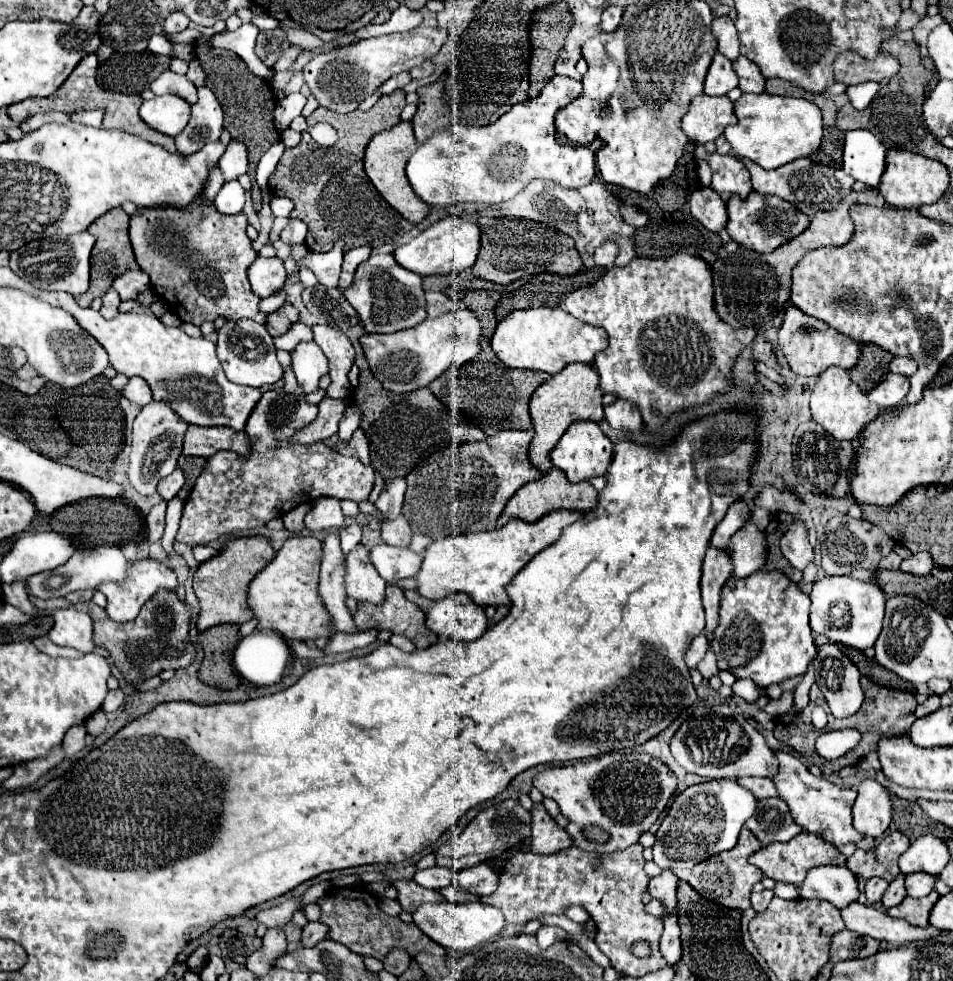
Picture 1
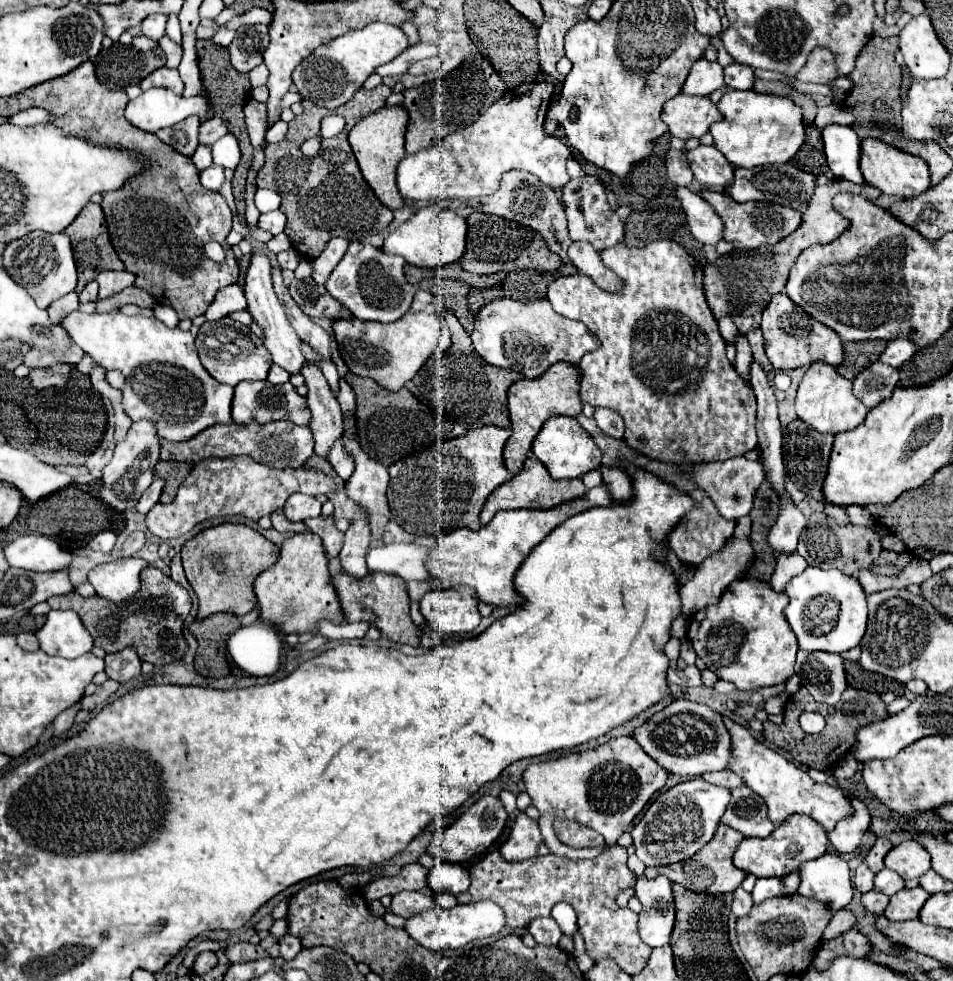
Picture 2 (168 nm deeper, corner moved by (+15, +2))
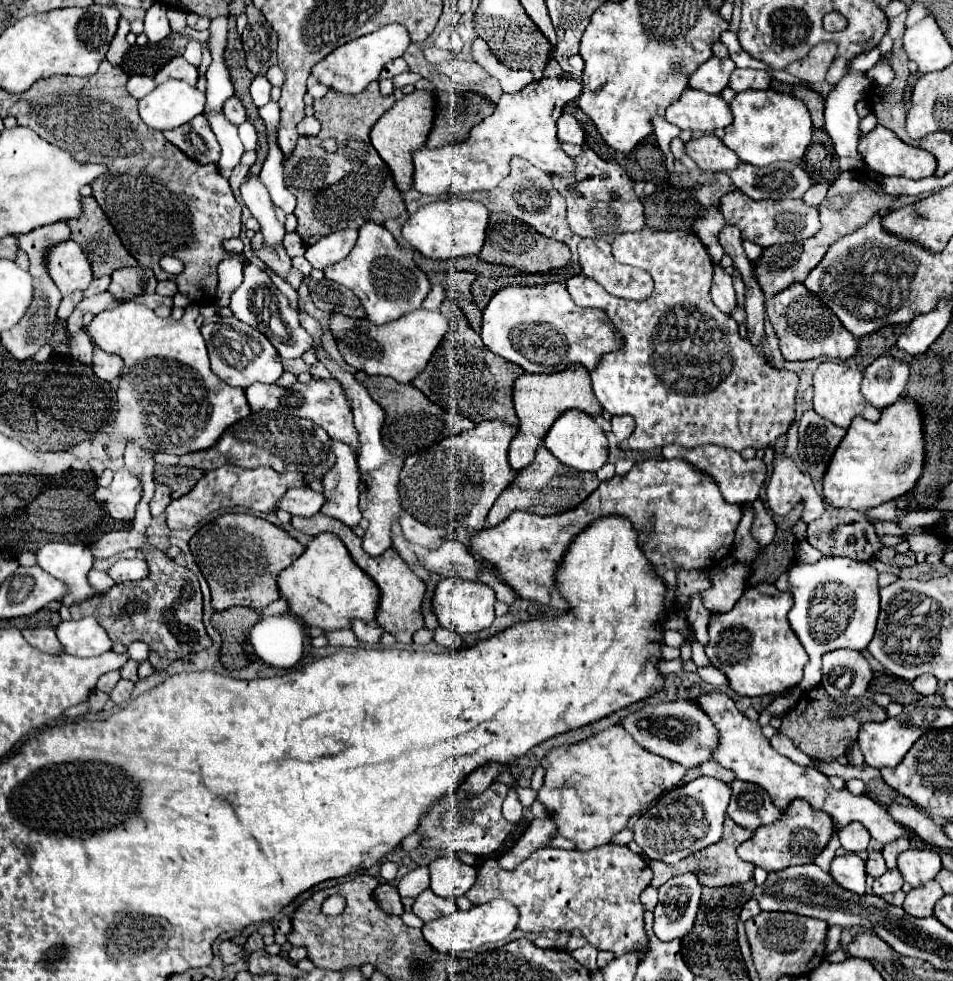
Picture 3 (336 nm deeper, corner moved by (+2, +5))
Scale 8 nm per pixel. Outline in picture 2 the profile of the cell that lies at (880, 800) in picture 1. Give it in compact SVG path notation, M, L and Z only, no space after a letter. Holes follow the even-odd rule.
M852 798L852 808L854 814L850 818L844 818L836 824L836 828L832 832L828 832L828 840L834 846L836 852L846 854L846 852L854 852L858 848L858 844L862 842L864 832L870 826L870 812L864 806L862 800Z

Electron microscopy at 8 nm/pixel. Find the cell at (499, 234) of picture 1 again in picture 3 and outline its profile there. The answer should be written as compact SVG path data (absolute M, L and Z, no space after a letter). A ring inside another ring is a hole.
M491 213L487 239L483 243L479 259L491 265L507 265L507 267L515 267L527 273L545 273L551 269L565 267L571 259L571 251L569 247L565 247L565 243L543 237L527 223L521 223L521 219L513 219L511 215L505 215L505 213Z

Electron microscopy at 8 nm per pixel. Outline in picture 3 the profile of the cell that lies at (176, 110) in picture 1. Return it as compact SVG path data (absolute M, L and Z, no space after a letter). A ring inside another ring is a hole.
M165 81L139 101L139 115L157 131L175 129L203 113L205 93L185 81Z

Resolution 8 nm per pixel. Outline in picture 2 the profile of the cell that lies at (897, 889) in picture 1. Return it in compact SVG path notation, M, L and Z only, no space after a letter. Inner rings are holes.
M870 890L870 892L862 894L862 904L864 904L864 908L866 908L868 912L872 912L872 914L882 914L884 908L888 906L888 902L890 902L890 898L888 898L886 894L876 892L876 890Z

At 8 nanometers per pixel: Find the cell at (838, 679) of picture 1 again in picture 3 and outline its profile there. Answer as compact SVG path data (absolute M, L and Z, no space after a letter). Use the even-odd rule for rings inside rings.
M853 649L825 653L821 673L821 685L831 697L861 697L873 677L869 663Z

